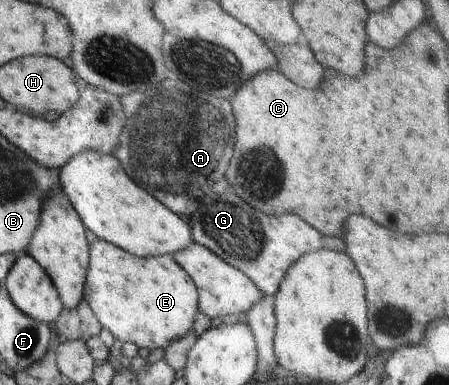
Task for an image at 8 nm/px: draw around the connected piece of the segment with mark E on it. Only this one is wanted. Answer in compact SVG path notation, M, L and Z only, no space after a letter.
M104 240L89 244L89 267L84 285L83 298L100 321L102 328L109 330L122 342L132 342L148 350L165 349L173 340L182 338L192 330L198 312L199 294L189 274L170 256L139 257L126 250L112 246Z

